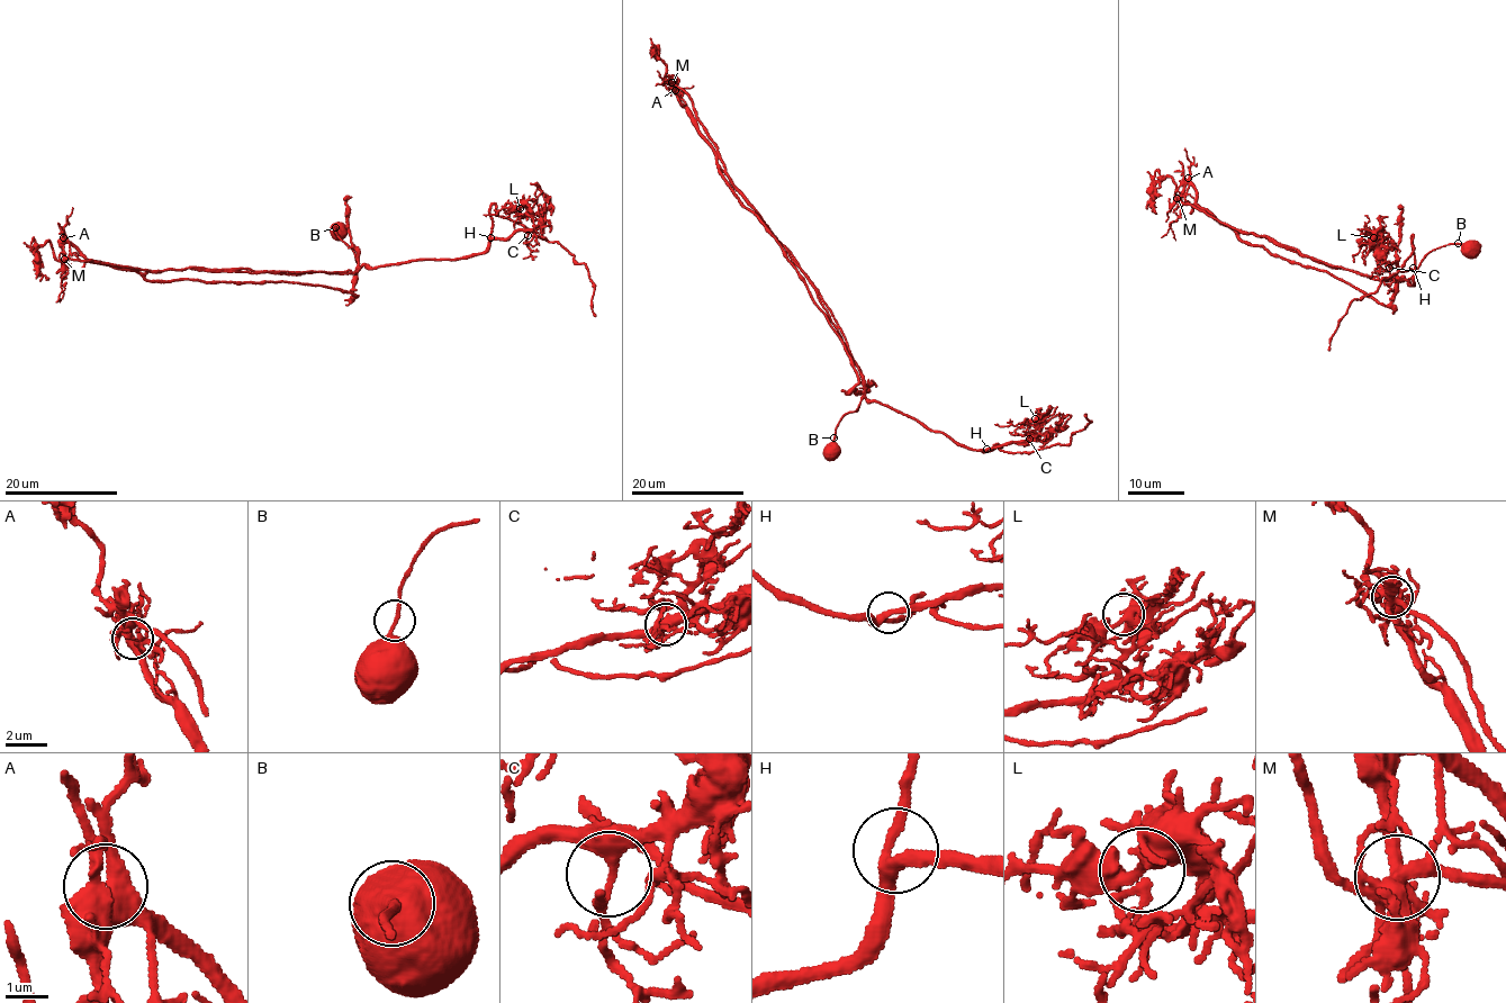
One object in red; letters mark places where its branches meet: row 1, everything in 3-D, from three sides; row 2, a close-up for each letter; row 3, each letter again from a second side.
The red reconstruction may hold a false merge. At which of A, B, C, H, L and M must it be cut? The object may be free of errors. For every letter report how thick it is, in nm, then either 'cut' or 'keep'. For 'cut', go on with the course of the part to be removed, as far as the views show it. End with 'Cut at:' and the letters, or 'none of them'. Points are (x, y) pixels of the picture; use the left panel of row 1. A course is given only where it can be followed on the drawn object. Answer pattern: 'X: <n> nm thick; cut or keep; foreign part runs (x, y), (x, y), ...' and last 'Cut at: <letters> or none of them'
A: 440 nm thick; keep
B: 190 nm thick; keep
C: 300 nm thick; keep
H: 260 nm thick; keep
L: 420 nm thick; keep
M: 400 nm thick; cut; foreign part runs (64, 259), (160, 271), (298, 272), (453, 260), (488, 246), (494, 204), (499, 216), (584, 263), (595, 316)
Cut at: M

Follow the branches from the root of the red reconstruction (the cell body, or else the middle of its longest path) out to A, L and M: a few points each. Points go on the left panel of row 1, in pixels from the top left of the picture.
A: (336, 273), (251, 273), (189, 268), (125, 271), (106, 263), (93, 263), (63, 237)
L: (336, 273), (483, 252), (493, 238), (531, 231), (540, 220), (520, 208)
M: (336, 273), (251, 273), (189, 268), (150, 271), (92, 260), (64, 259)

